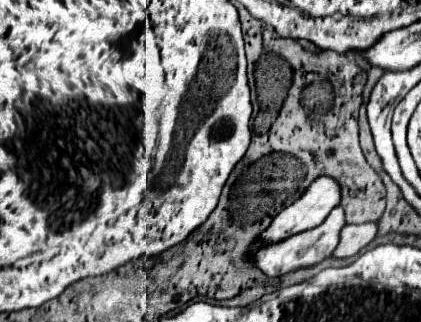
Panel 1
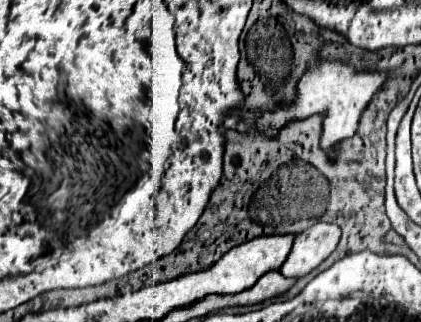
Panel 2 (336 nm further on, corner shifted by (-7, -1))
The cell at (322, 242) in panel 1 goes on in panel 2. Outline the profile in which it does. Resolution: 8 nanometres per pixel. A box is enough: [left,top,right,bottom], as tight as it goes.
[281,222,341,278]

